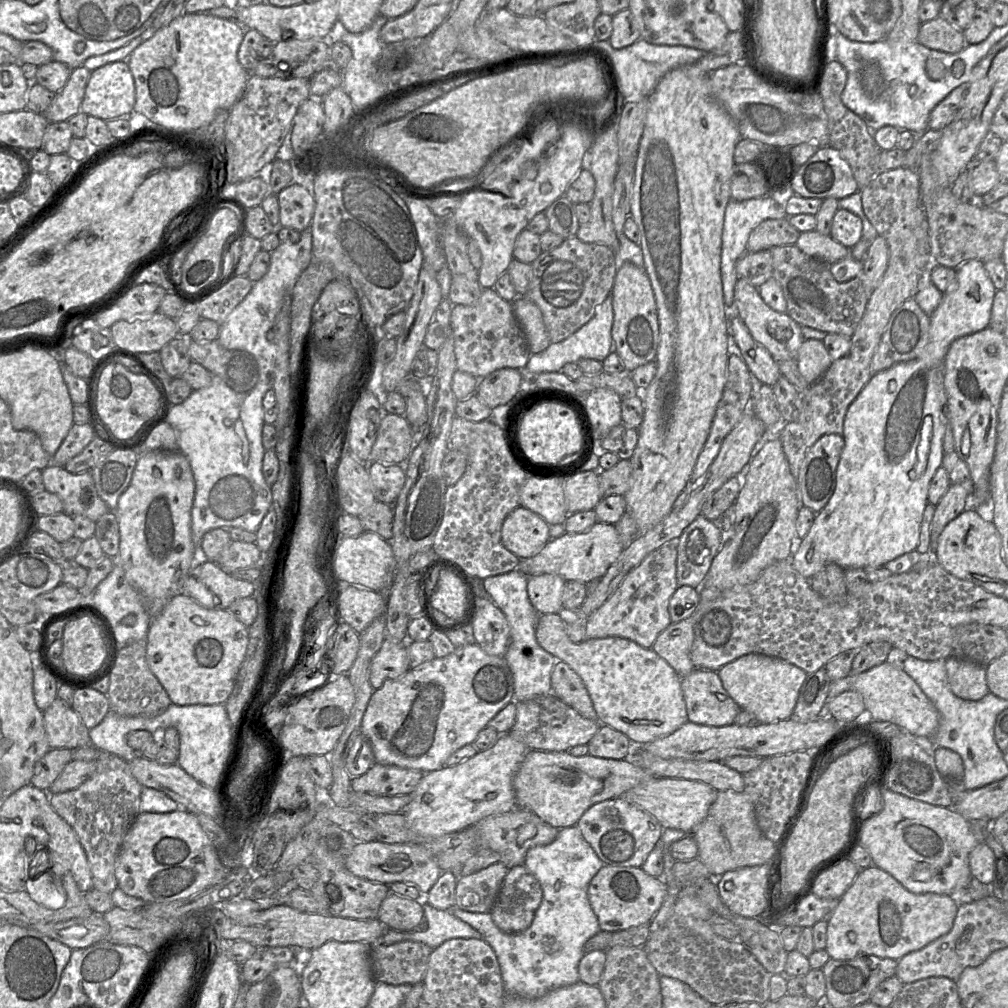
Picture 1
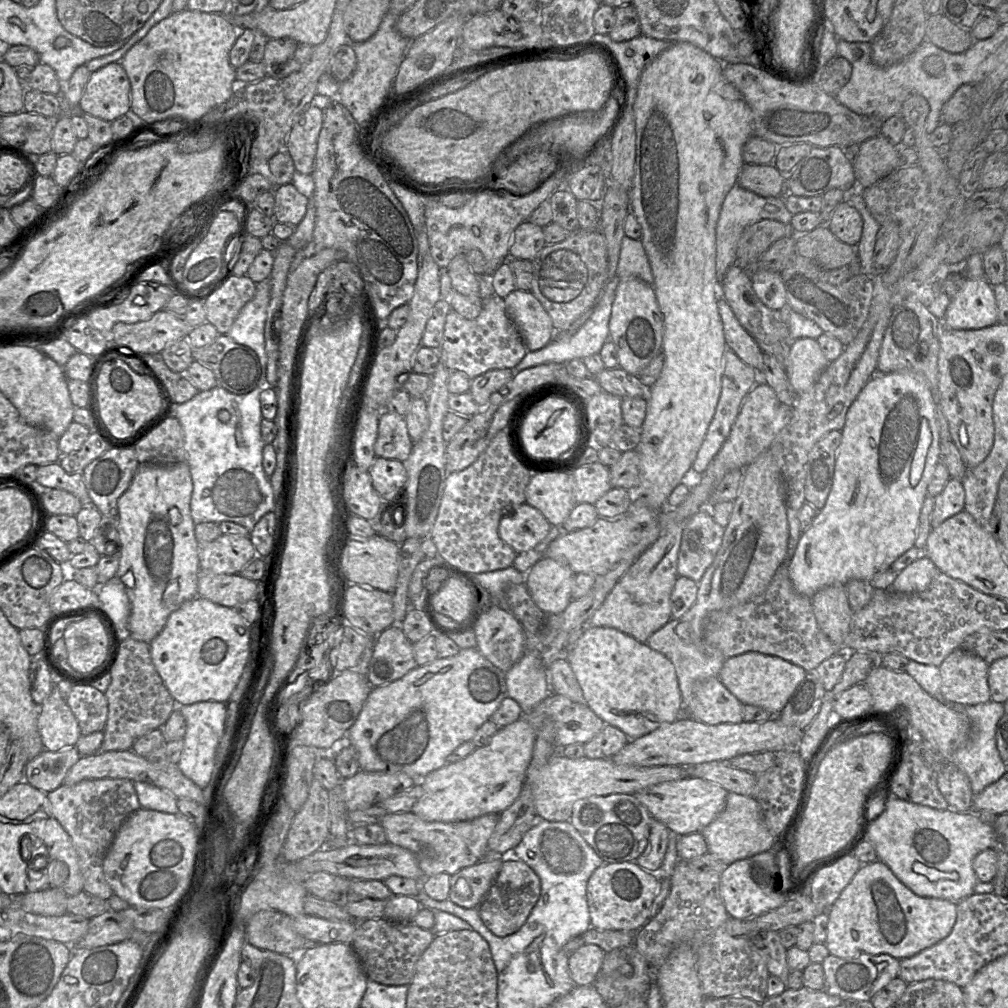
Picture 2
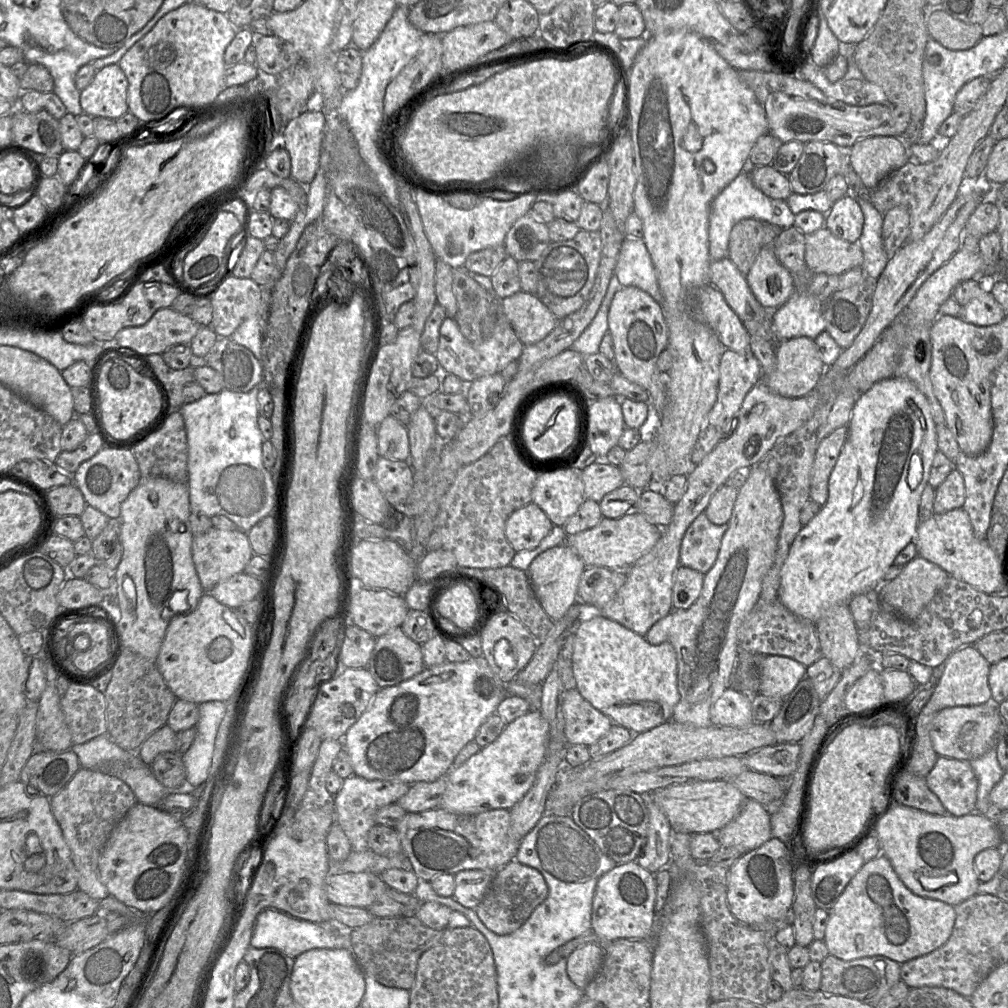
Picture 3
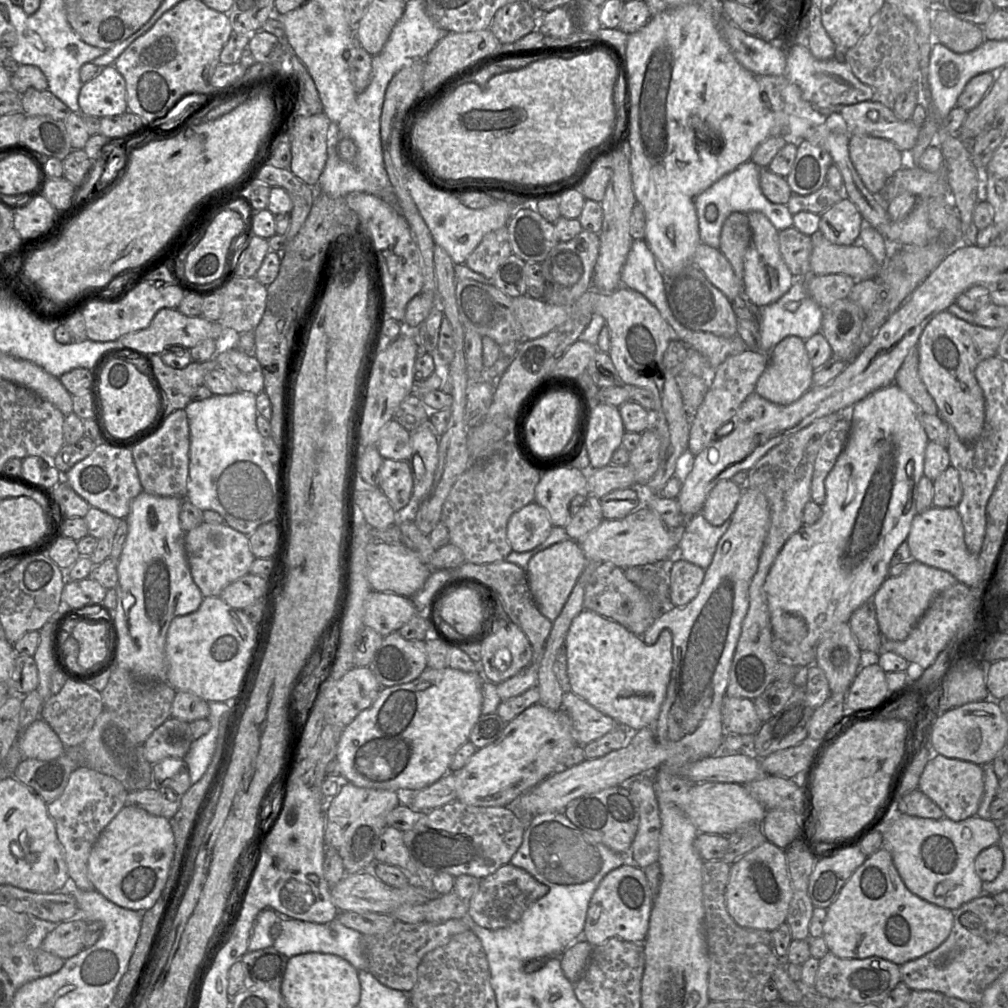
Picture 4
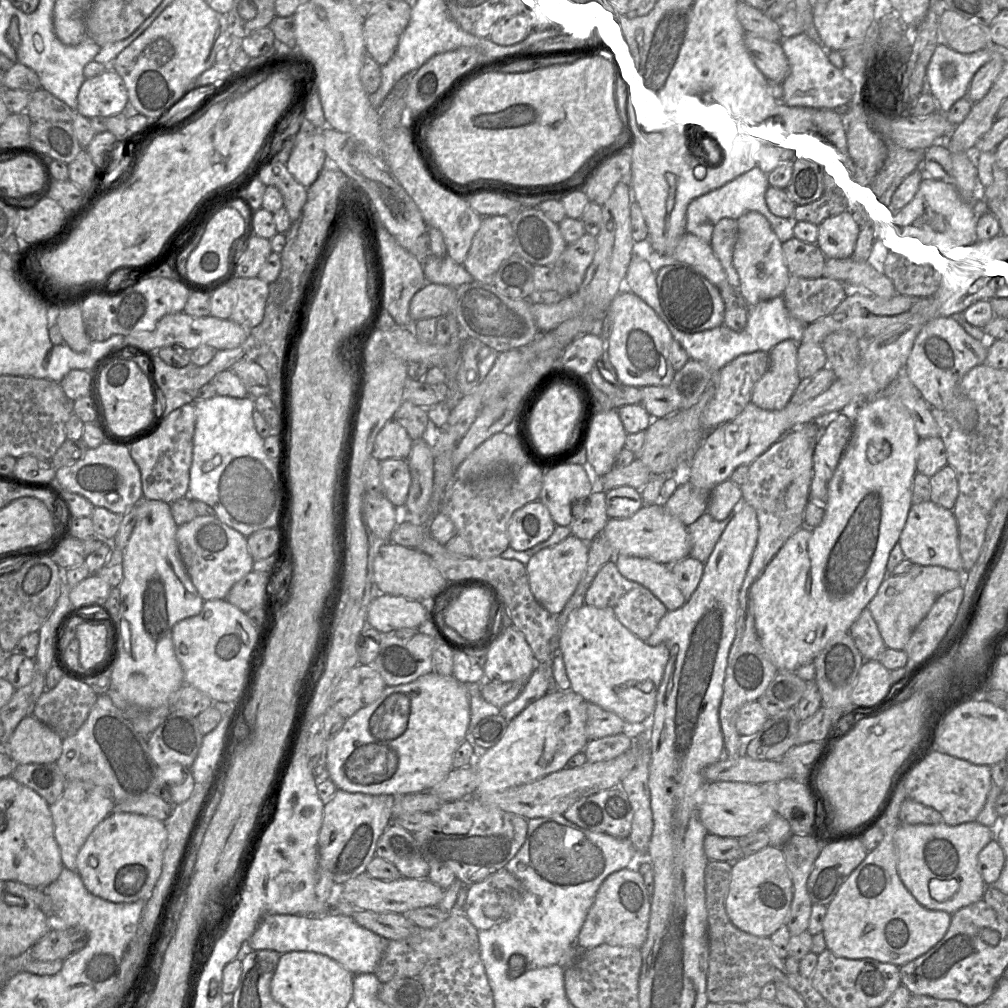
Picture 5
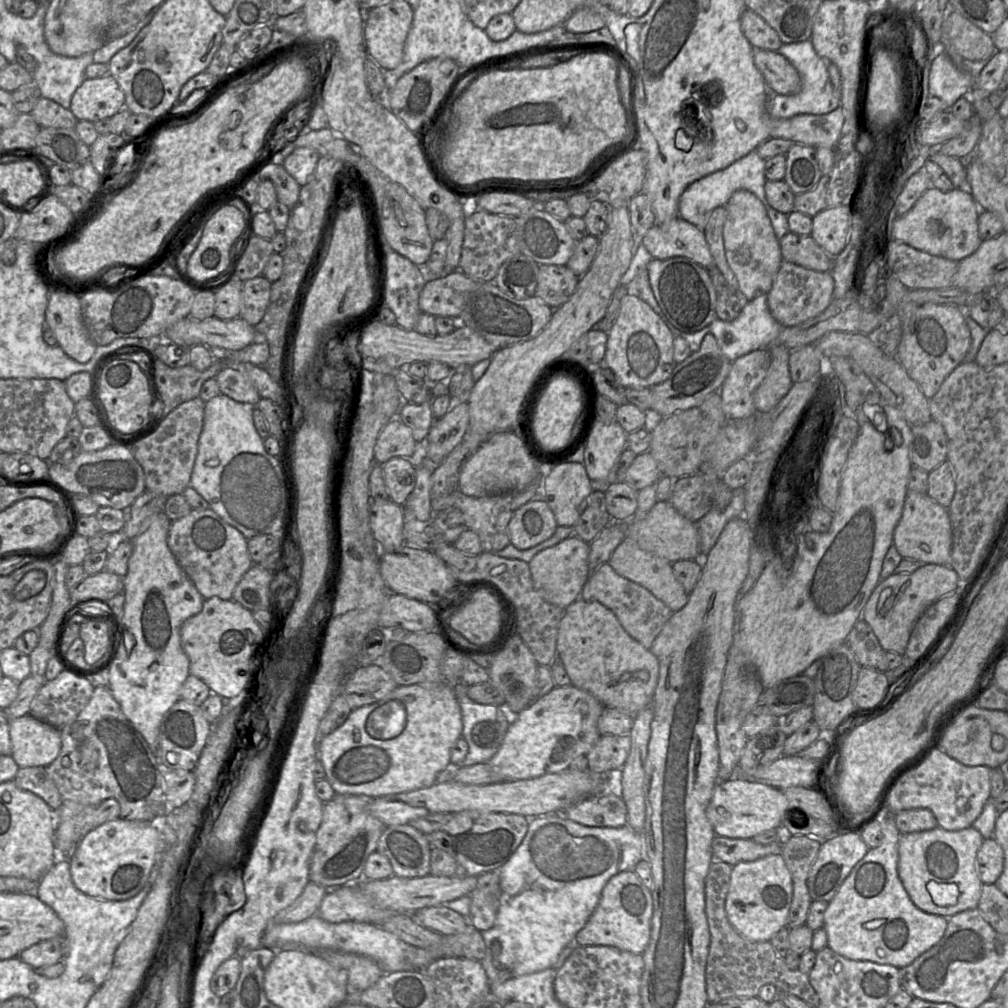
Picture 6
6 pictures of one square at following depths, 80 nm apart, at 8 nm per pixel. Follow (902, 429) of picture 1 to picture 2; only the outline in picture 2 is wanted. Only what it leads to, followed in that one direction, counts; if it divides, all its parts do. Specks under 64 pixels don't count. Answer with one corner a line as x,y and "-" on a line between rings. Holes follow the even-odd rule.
982,254
966,259
963,288
951,297
942,323
955,330
974,330
998,323
998,308
993,286
983,270
-
877,370
875,376
866,383
850,406
846,414
845,426
841,432
842,441
836,453
833,482
826,503
817,512
811,526
802,532
795,553
788,563
789,577
794,589
799,594
809,598
812,598
820,589
833,584
846,585
851,580
871,581
877,573
890,569
891,564
895,560
914,546
920,512
925,497
928,495
928,485
935,467
940,461
940,433
935,416
935,404
926,380
921,375
917,375
912,371
898,371
885,374

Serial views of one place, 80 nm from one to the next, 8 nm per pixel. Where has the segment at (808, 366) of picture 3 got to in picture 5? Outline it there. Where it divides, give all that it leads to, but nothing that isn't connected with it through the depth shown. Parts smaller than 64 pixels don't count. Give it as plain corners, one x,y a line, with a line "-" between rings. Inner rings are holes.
786,339
771,349
769,367
753,389
752,403
776,411
790,402
801,381
797,372
798,346
797,342

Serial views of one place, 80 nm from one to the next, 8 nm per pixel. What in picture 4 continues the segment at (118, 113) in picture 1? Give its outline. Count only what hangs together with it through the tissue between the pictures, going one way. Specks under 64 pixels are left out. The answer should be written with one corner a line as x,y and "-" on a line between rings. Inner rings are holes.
114,65
101,68
95,77
82,84
78,103
82,115
123,115
128,111
124,77

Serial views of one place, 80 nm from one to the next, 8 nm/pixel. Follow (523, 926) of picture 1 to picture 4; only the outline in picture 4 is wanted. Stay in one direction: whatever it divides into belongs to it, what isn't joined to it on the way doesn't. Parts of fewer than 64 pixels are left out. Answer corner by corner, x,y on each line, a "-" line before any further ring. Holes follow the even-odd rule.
506,864
481,879
477,891
467,902
468,914
479,926
491,930
501,929
517,922
527,908
544,897
549,888
523,869

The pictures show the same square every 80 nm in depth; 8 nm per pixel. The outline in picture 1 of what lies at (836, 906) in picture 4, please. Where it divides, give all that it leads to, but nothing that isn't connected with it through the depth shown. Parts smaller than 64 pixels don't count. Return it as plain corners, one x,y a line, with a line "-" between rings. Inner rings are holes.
874,865
861,869
828,918
825,950
835,960
851,960
866,954
898,961
947,934
953,927
959,903
985,898
991,895
991,889
972,880
958,895
957,902
949,895
915,894

